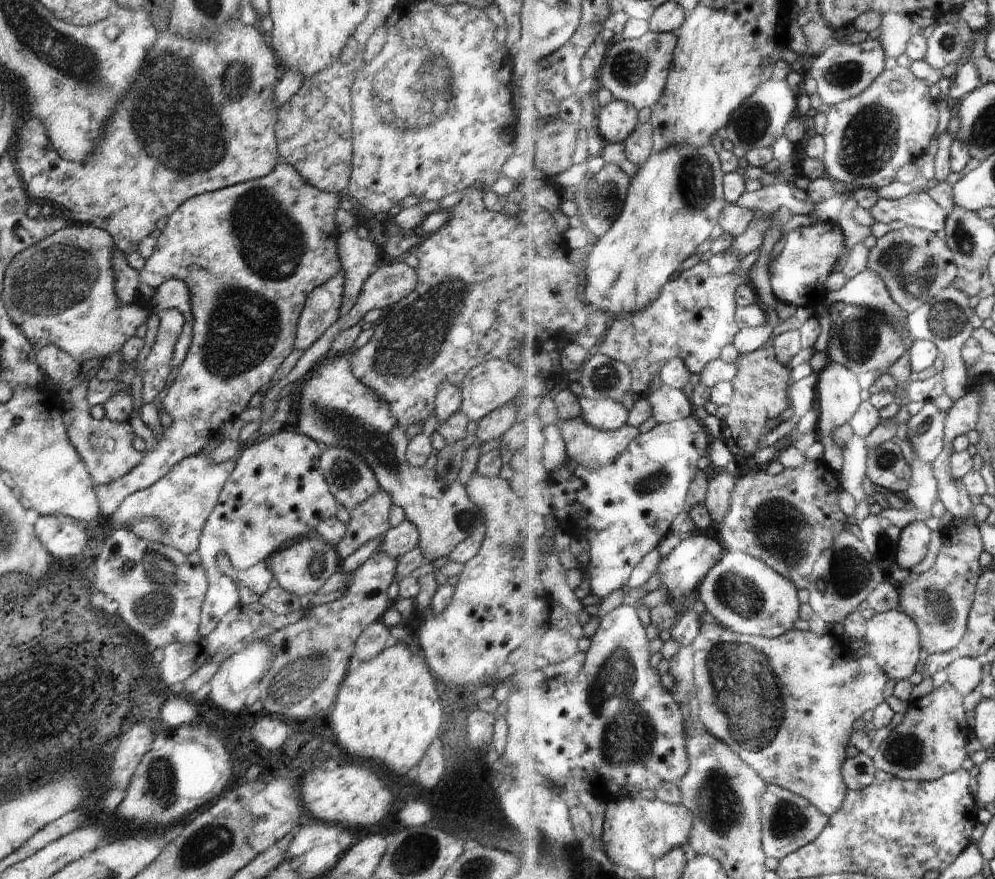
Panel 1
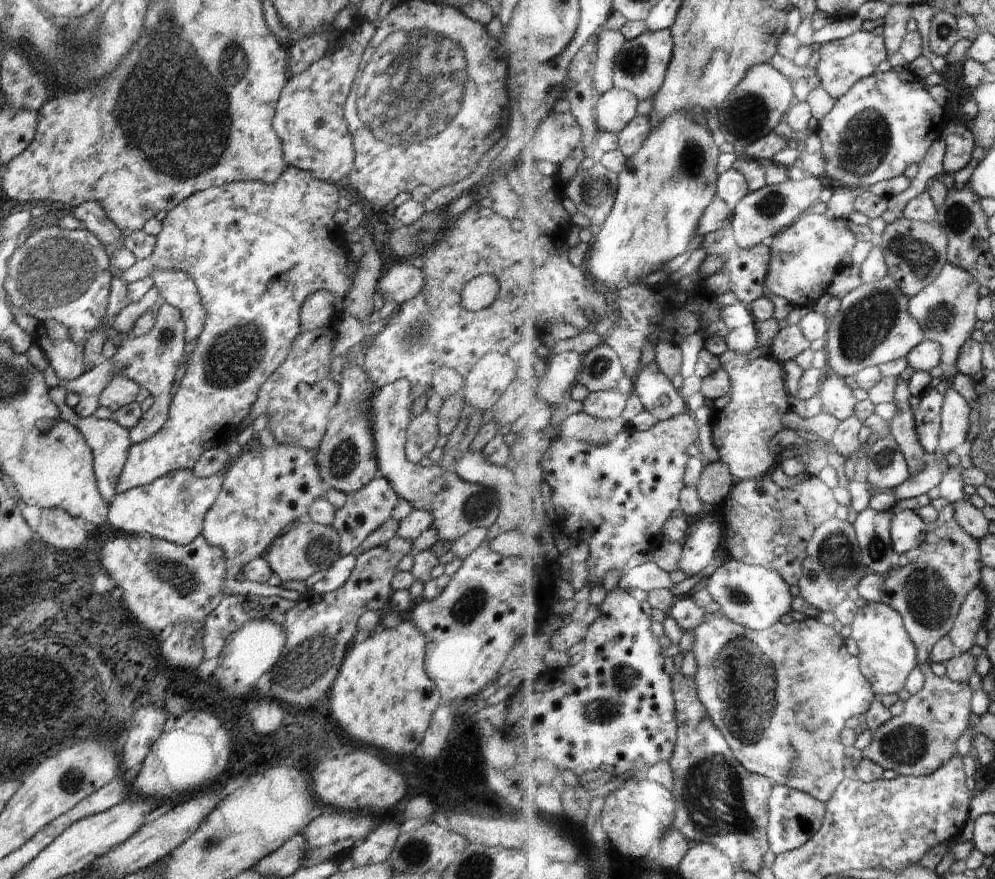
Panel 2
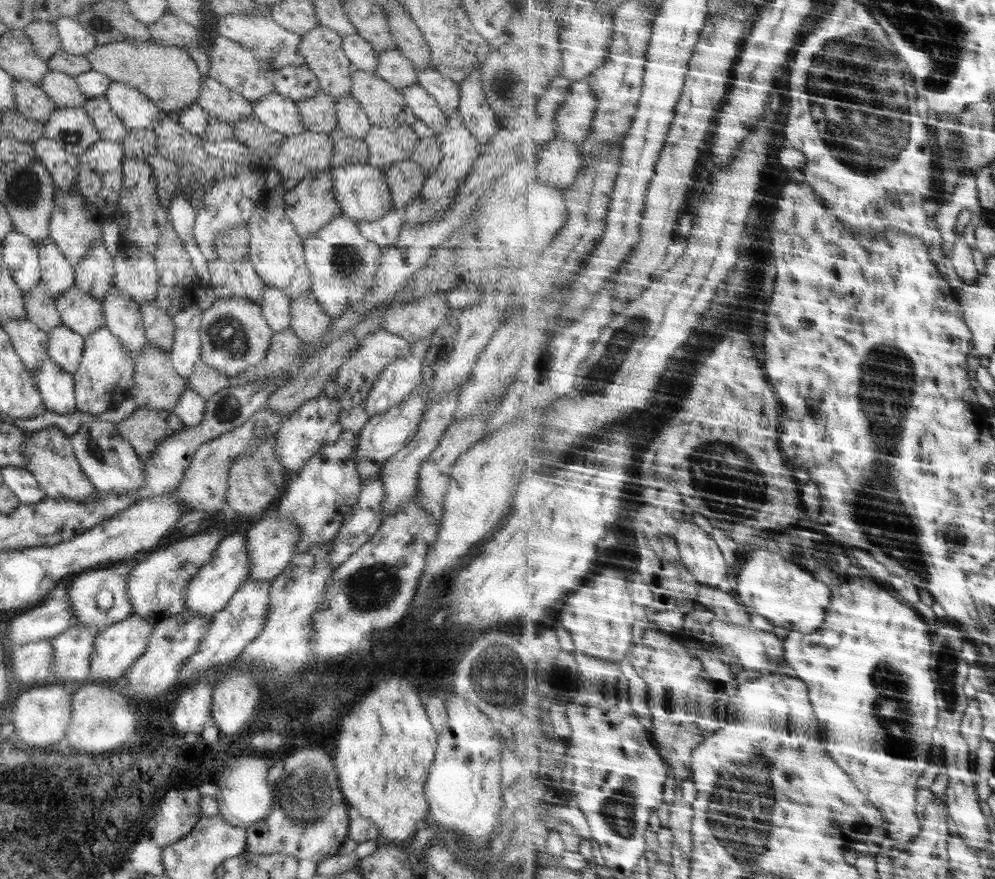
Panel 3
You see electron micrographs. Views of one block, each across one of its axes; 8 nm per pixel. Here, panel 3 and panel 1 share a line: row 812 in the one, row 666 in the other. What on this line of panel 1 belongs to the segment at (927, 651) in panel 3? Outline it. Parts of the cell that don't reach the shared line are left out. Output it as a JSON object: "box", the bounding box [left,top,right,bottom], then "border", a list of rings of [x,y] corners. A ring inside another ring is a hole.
{"box":[867,612,922,680],"border":[[[888,612],[888,614],[878,614],[867,624],[868,644],[872,655],[878,658],[882,668],[896,680],[906,680],[912,678],[920,658],[922,658],[922,636],[918,630],[918,624],[904,612]]]}

